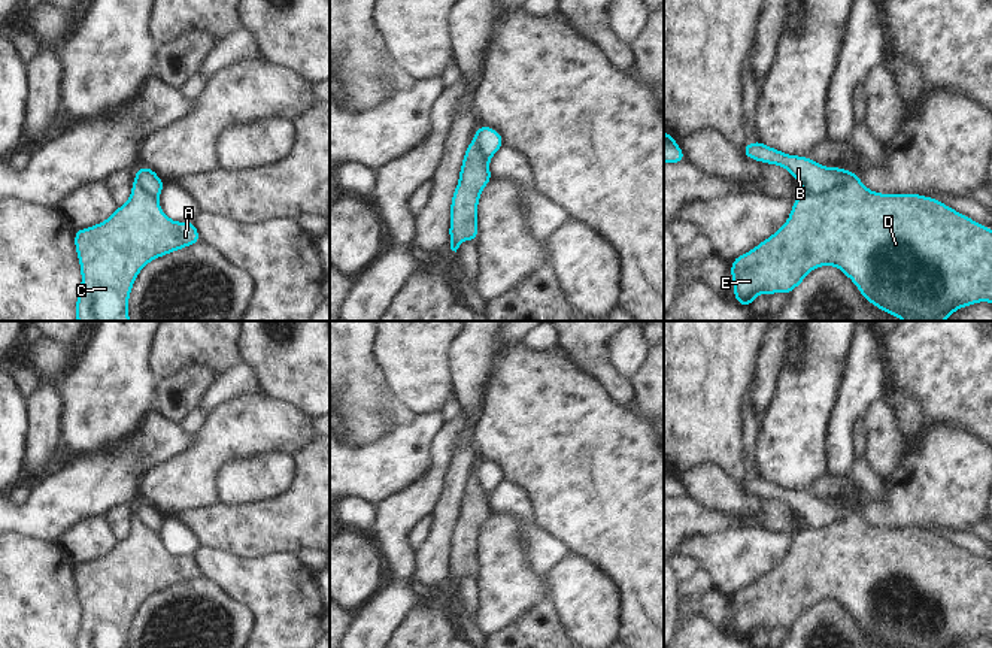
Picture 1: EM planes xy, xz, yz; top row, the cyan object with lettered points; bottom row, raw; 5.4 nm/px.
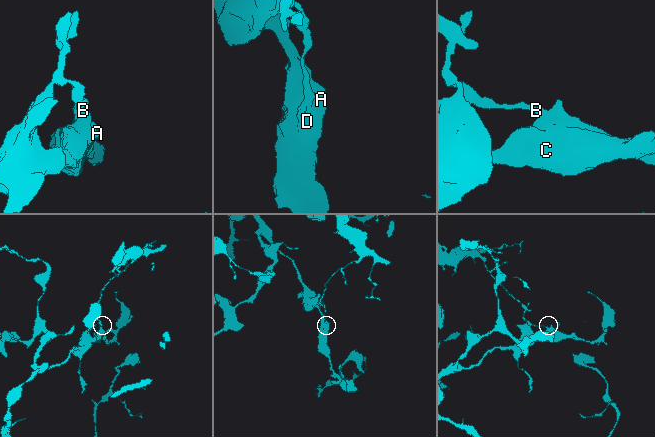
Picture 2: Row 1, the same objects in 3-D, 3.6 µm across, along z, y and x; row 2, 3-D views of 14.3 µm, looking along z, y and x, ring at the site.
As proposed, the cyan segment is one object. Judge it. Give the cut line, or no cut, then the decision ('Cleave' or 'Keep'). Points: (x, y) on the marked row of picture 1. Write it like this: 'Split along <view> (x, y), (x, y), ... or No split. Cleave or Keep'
Split along yz (852, 176), (827, 193), (807, 194), (804, 191). Cleave

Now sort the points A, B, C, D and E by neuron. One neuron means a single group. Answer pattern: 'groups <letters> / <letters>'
groups A C D E / B

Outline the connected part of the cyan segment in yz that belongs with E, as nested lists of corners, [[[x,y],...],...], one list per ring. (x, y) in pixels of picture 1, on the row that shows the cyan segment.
[[[852,170],[847,173],[852,179],[828,194],[800,193],[783,227],[729,263],[738,305],[750,308],[759,293],[771,297],[779,290],[789,296],[819,266],[837,266],[865,300],[902,321],[944,321],[964,306],[992,303],[992,230],[932,197],[874,193]]]

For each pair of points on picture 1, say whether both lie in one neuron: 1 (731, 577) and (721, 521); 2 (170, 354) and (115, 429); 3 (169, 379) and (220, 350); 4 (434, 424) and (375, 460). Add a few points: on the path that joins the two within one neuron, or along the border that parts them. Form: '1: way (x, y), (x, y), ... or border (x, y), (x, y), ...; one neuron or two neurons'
1: border (755, 524), (730, 526), (688, 538); two neurons
2: border (154, 339), (149, 369), (155, 379), (158, 409); two neurons
3: way (181, 368), (199, 350), (208, 350); one neuron
4: way (419, 432), (390, 460); one neuron

